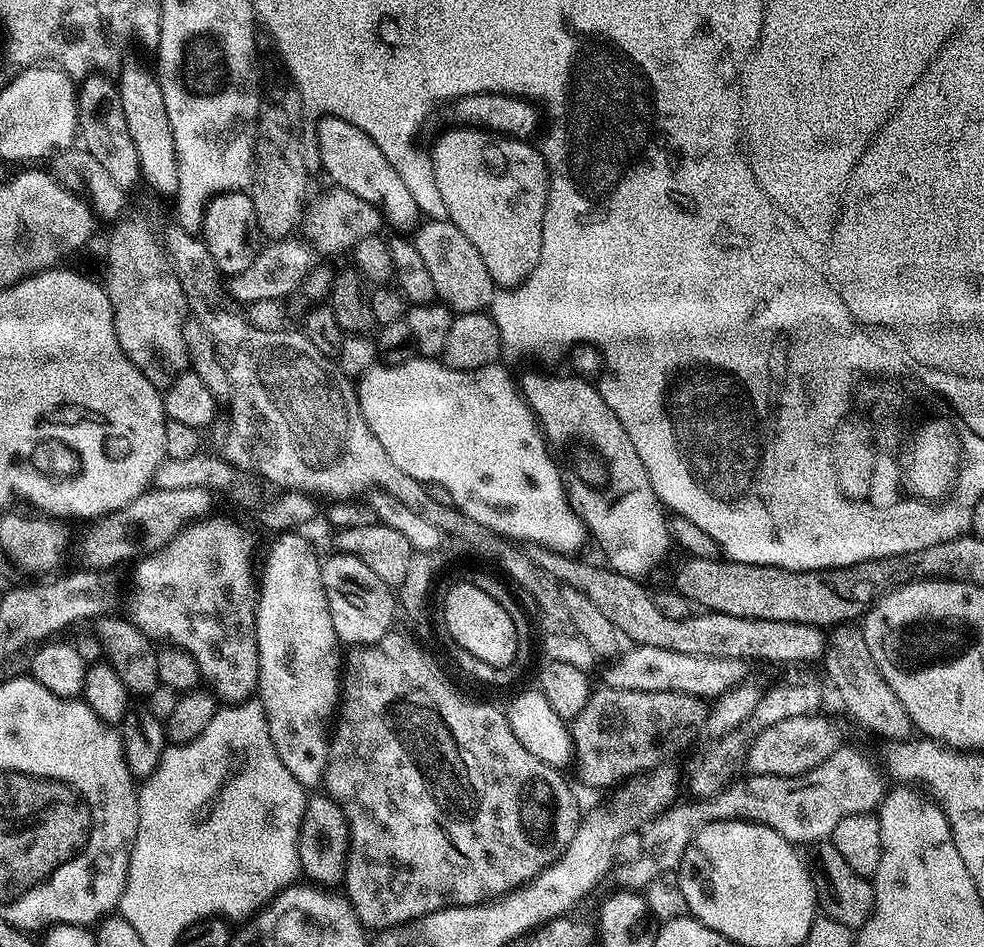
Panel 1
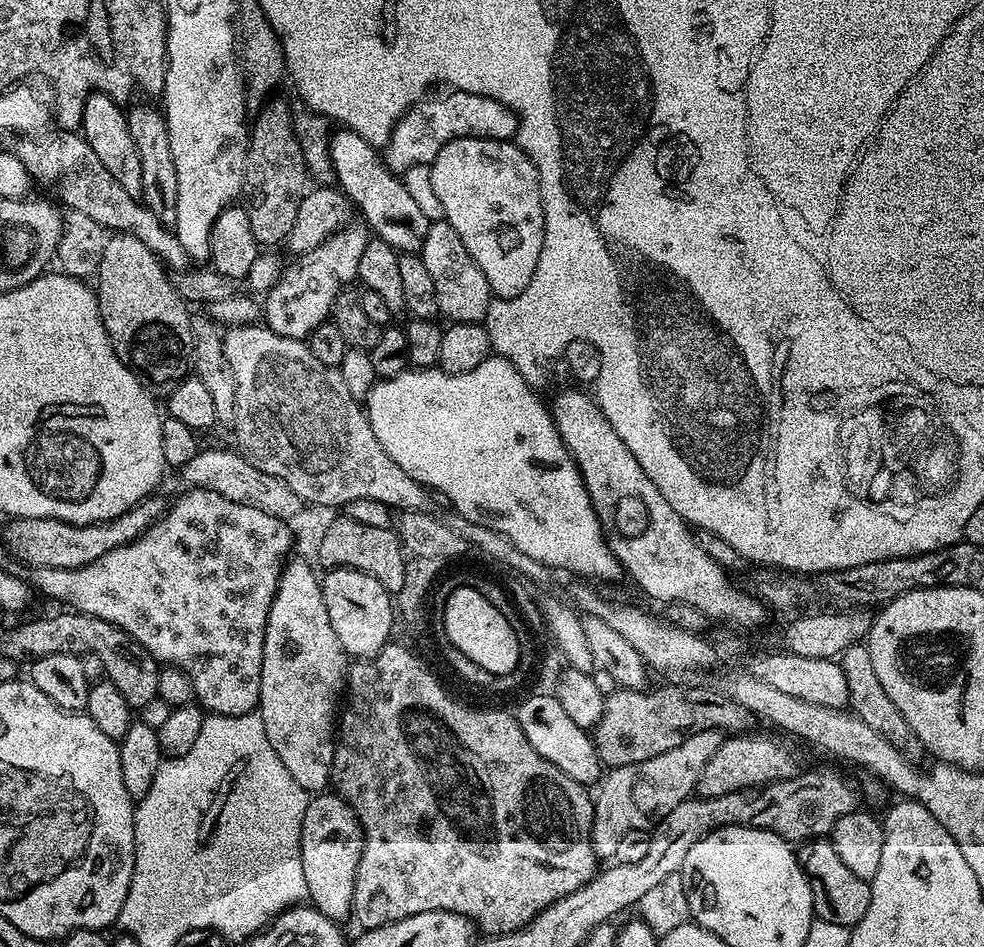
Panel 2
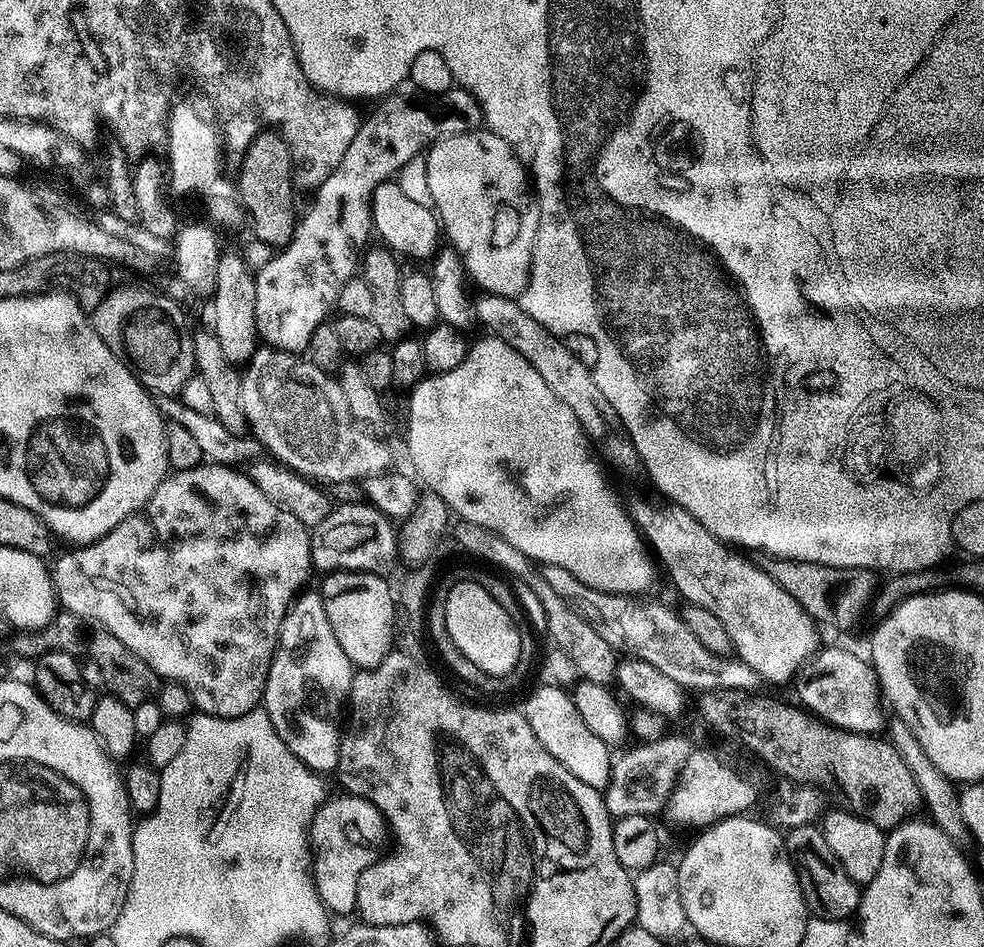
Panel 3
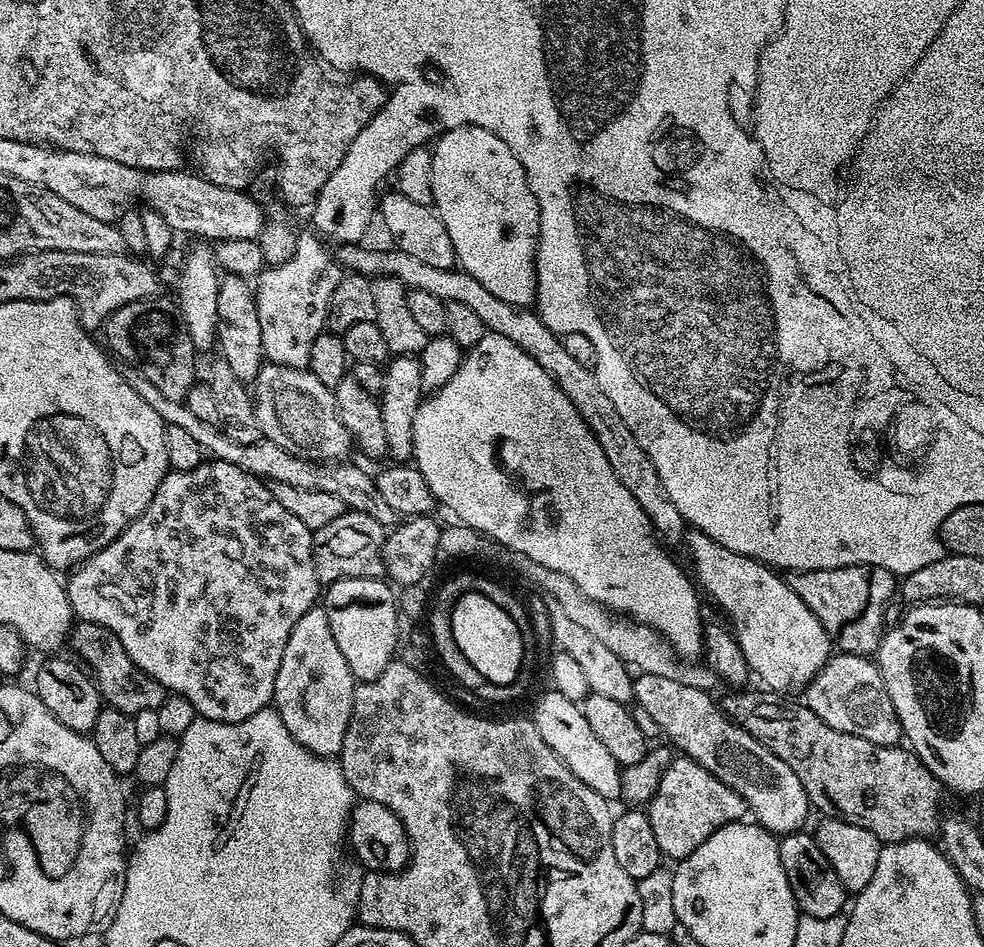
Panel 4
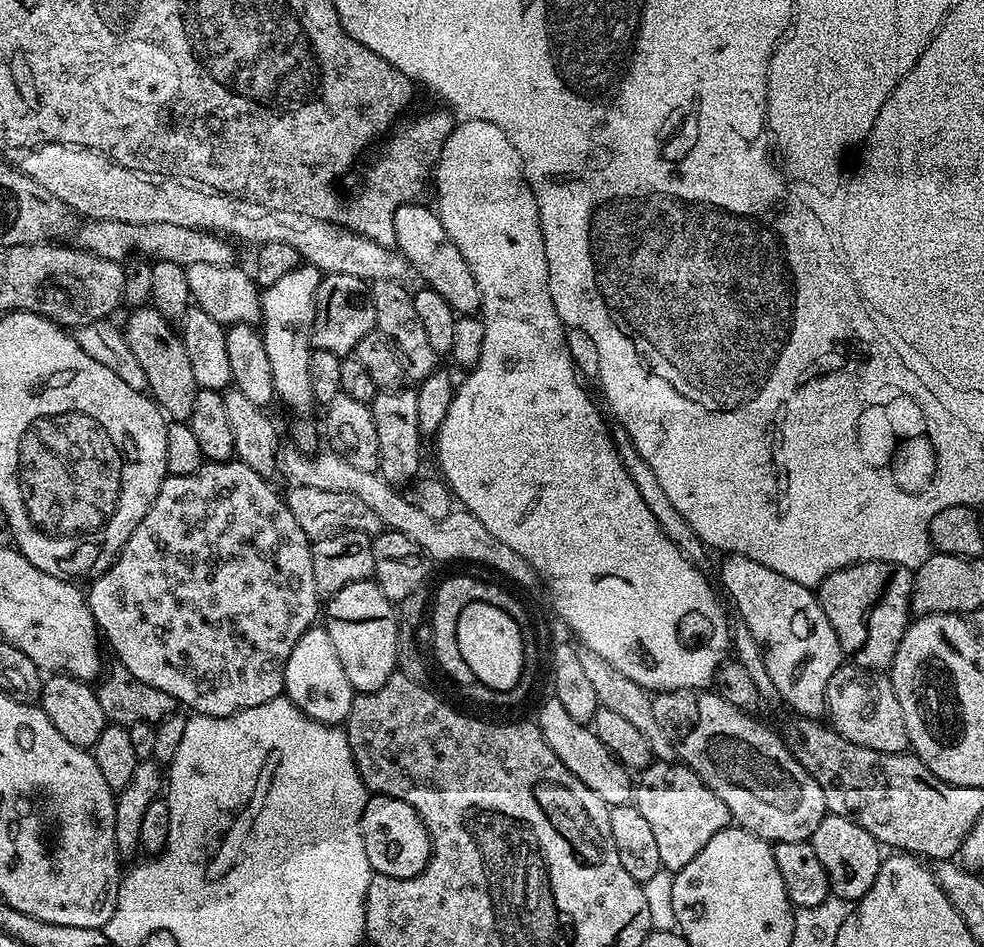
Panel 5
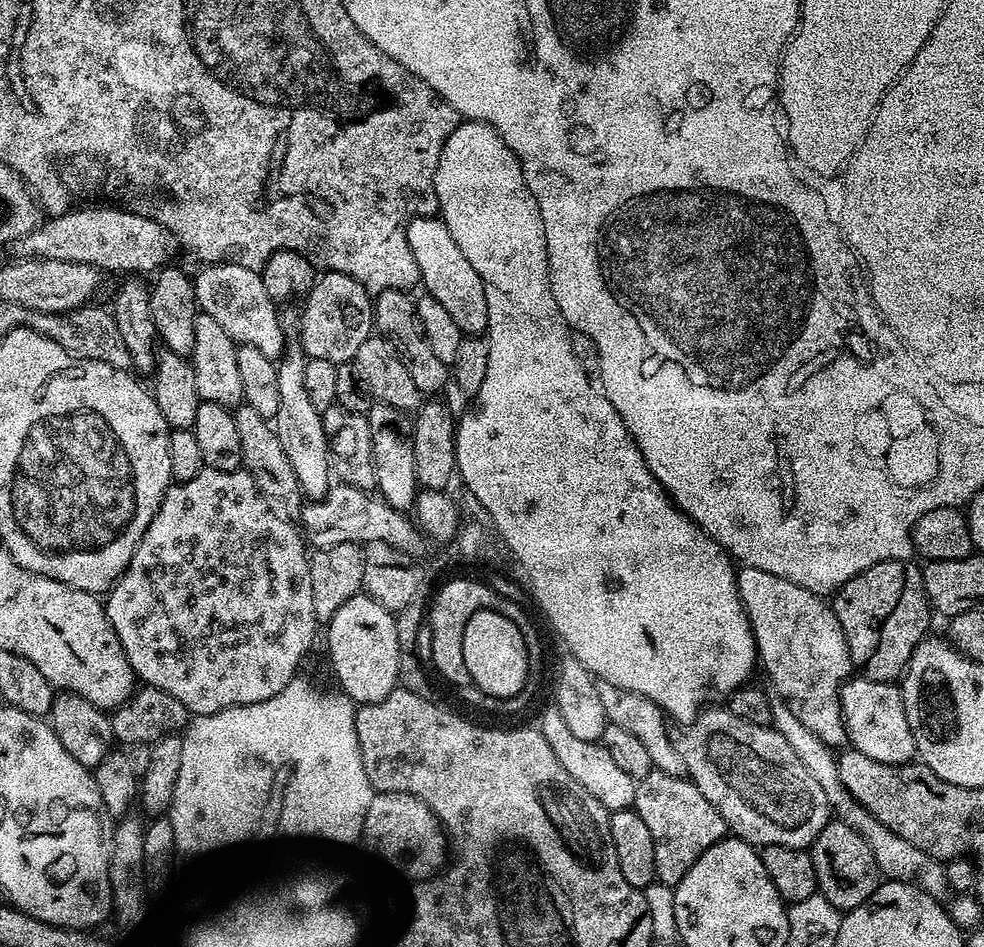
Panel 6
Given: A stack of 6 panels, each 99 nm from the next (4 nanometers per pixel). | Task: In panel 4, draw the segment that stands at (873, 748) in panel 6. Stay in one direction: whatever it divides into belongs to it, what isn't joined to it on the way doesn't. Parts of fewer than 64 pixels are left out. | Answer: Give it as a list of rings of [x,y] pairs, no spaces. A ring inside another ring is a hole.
[[[833,654],[816,671],[816,677],[807,684],[802,692],[803,703],[808,705],[826,726],[834,726],[834,730],[854,734],[858,738],[866,738],[875,744],[896,746],[901,743],[902,729],[896,708],[892,705],[890,694],[886,690],[886,682],[882,678],[879,667],[869,657],[850,656],[847,654]]]

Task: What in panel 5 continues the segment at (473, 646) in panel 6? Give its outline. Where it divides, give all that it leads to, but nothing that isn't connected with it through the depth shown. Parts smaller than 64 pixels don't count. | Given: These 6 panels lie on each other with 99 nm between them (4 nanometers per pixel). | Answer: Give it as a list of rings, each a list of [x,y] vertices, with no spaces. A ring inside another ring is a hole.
[[[470,602],[458,614],[458,650],[478,682],[494,691],[510,691],[523,674],[524,635],[510,615],[490,602]]]

